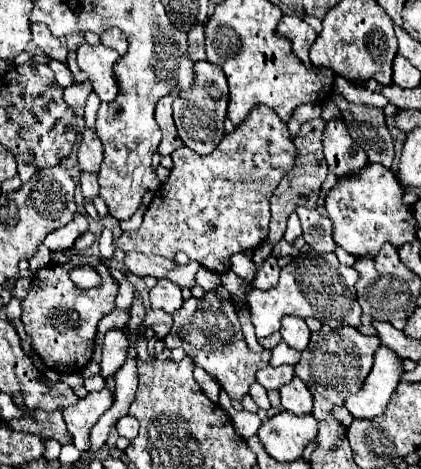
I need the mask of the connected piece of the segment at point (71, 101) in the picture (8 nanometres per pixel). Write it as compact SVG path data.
M82 82L82 84L72 84L64 90L64 100L66 104L72 108L72 112L82 118L84 116L84 102L86 96L92 92L92 84L90 82Z

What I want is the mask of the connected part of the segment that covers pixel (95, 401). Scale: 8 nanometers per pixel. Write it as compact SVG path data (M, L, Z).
M104 388L100 392L88 392L86 398L80 398L76 404L62 408L66 426L74 436L76 448L80 448L82 452L90 450L88 432L110 406L112 406L112 394L108 388Z

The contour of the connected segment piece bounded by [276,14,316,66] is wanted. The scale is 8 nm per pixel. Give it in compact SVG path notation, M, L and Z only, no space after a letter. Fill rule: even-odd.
M284 14L282 20L278 22L278 34L280 36L286 36L290 42L292 42L292 48L294 52L298 54L298 58L306 64L308 64L308 50L310 50L310 44L316 40L316 32L298 16L290 16L290 14Z

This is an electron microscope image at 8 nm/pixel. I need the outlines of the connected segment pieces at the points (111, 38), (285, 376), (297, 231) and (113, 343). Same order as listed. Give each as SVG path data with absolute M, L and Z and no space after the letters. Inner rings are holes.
M118 28L106 30L106 32L100 36L100 40L102 40L104 46L116 50L120 56L124 56L124 54L128 52L128 40L126 40L126 36L124 36Z
M266 366L266 368L258 370L256 378L258 378L258 382L266 390L270 390L270 388L276 388L278 390L278 388L282 388L284 384L288 384L294 378L294 368L292 366L278 366L278 368Z
M292 214L288 218L288 226L286 226L286 232L284 232L284 240L288 240L290 244L302 234L302 228L300 228L300 220L298 220L298 214Z
M108 330L104 336L104 346L102 346L102 376L108 378L114 372L118 372L118 368L122 368L124 360L126 360L126 348L128 348L128 340L124 330Z

